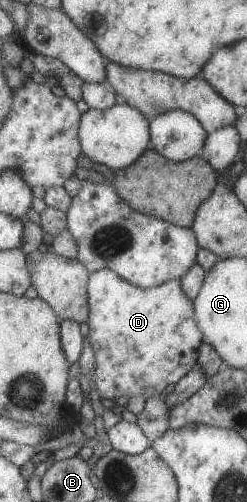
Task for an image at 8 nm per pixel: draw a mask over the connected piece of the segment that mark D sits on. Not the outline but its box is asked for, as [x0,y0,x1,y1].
[88,269,204,400]

